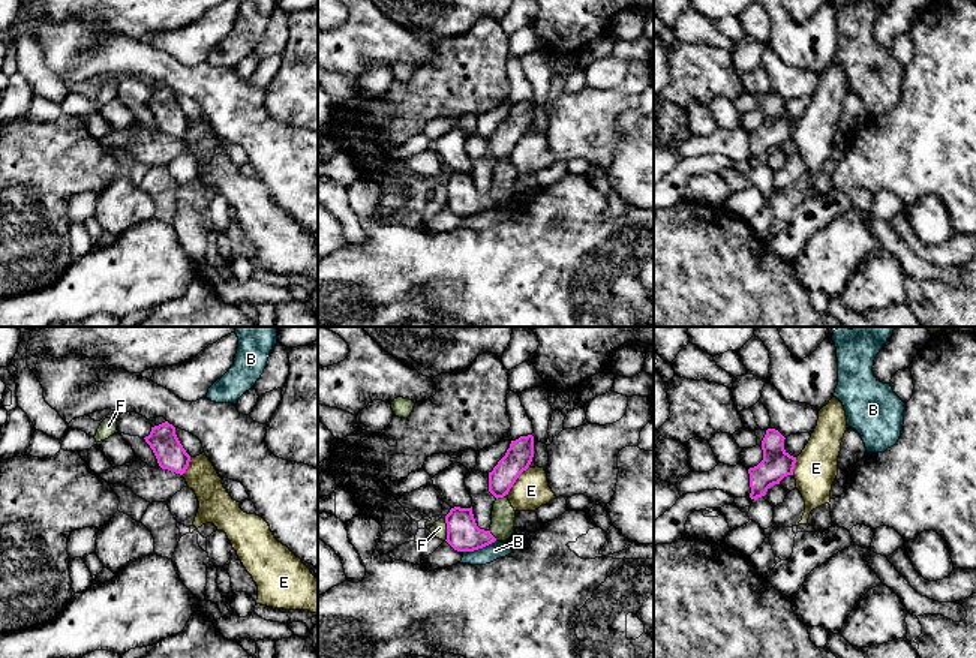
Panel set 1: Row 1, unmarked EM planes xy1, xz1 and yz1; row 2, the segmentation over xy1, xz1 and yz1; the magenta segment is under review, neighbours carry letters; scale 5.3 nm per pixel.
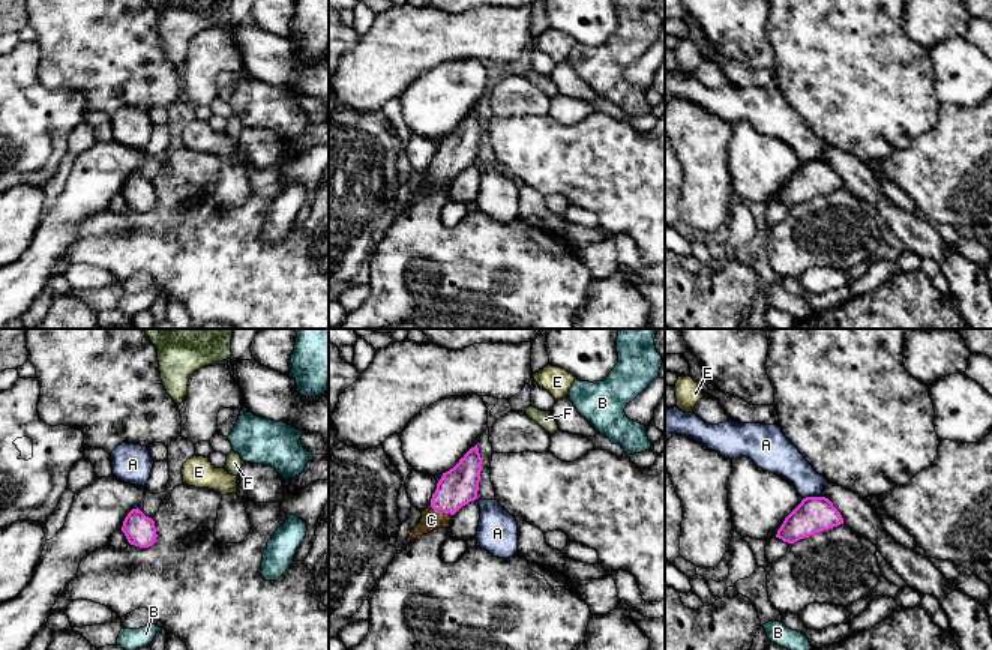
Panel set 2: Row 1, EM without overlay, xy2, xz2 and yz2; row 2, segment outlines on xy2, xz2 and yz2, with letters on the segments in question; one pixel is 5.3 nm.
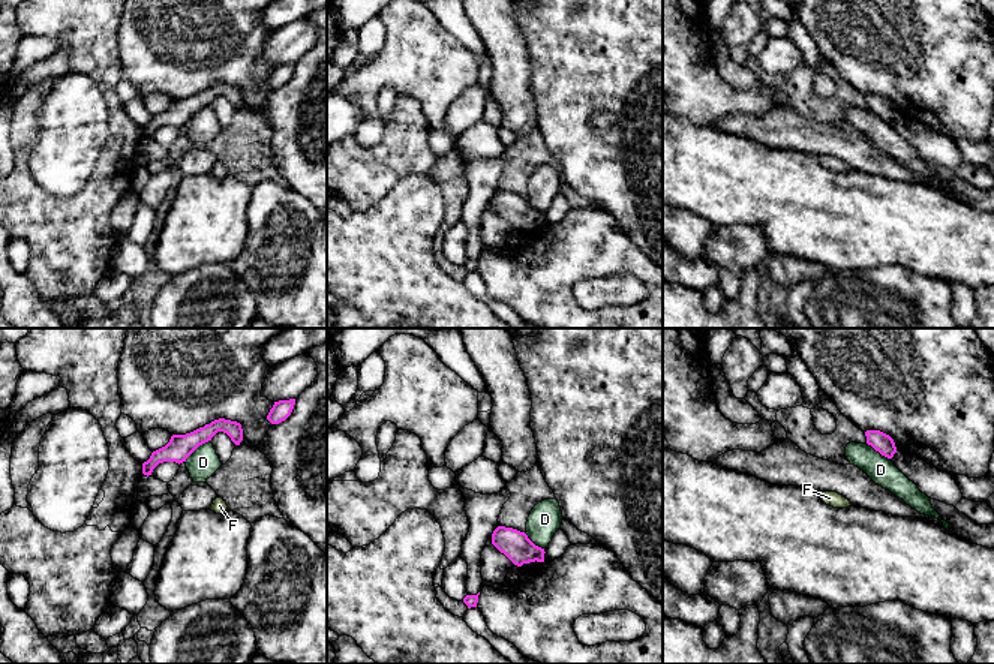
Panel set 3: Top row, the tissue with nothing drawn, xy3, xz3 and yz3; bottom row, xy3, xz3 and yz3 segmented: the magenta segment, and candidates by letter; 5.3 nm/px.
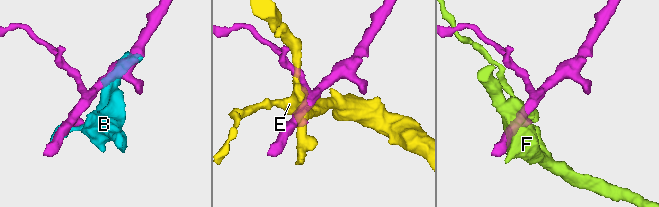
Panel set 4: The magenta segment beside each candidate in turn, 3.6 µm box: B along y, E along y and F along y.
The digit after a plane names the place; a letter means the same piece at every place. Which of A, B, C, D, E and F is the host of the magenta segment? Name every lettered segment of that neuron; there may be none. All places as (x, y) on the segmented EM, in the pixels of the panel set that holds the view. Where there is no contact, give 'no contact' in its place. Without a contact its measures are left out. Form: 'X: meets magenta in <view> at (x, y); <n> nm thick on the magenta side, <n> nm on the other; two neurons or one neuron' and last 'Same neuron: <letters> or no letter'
A: meets magenta in yz2 at (812, 497); 190 nm thick on the magenta side, 170 nm on the other; two neurons
B: meets magenta in xz1 at (479, 547); 180 nm thick on the magenta side, 90 nm on the other; two neurons
C: meets magenta in xz2 at (440, 509); 200 nm thick on the magenta side, 110 nm on the other; one neuron
D: meets magenta in xy3 at (197, 447); 140 nm thick on the magenta side, 160 nm on the other; two neurons
E: meets magenta in xz1 at (516, 478); 140 nm thick on the magenta side, 200 nm on the other; two neurons
F: meets magenta in xz1 at (447, 529); 180 nm thick on the magenta side, 80 nm on the other; two neurons
Same neuron: C

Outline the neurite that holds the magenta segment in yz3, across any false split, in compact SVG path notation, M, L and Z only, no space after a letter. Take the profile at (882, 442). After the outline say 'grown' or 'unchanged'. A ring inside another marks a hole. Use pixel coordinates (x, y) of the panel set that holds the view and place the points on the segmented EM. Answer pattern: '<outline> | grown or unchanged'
M867 430L867 444L871 445L876 451L879 451L882 456L892 459L897 453L897 447L894 439L880 432L880 430Z | unchanged

